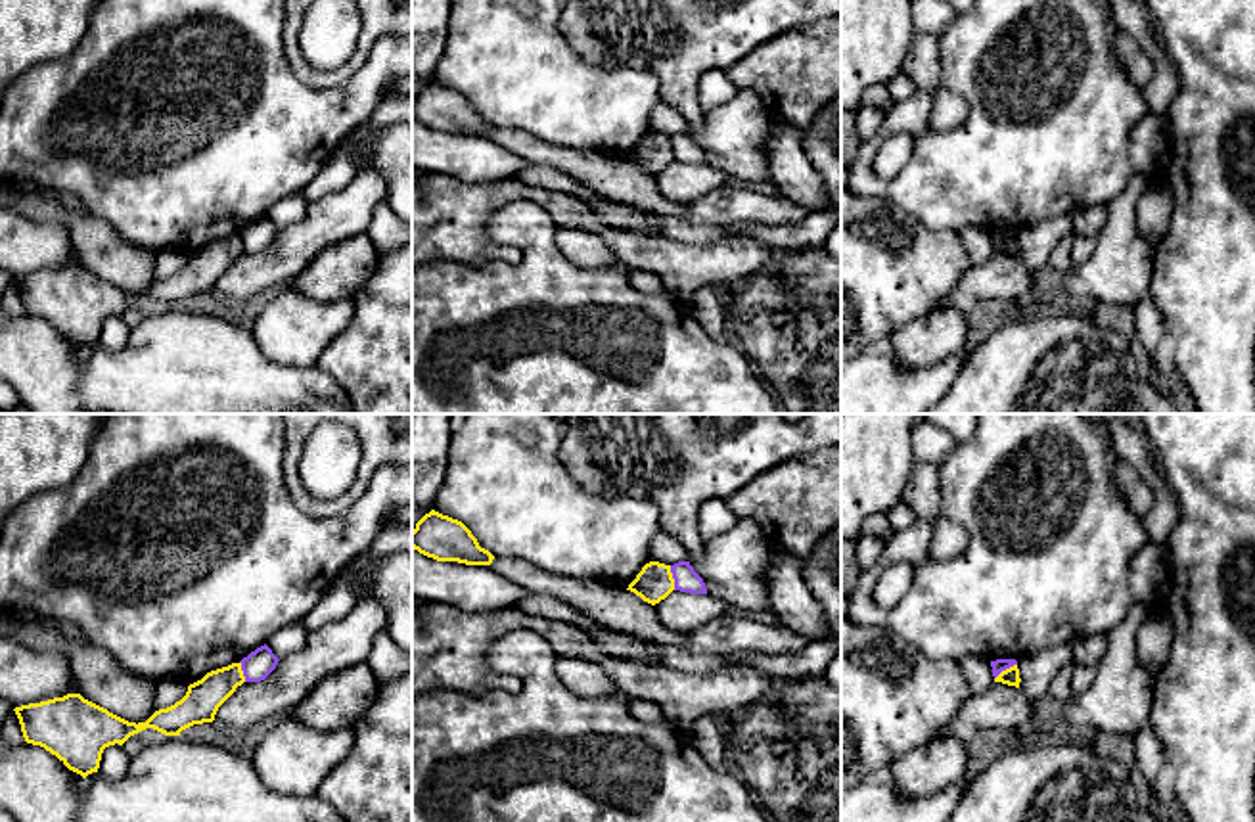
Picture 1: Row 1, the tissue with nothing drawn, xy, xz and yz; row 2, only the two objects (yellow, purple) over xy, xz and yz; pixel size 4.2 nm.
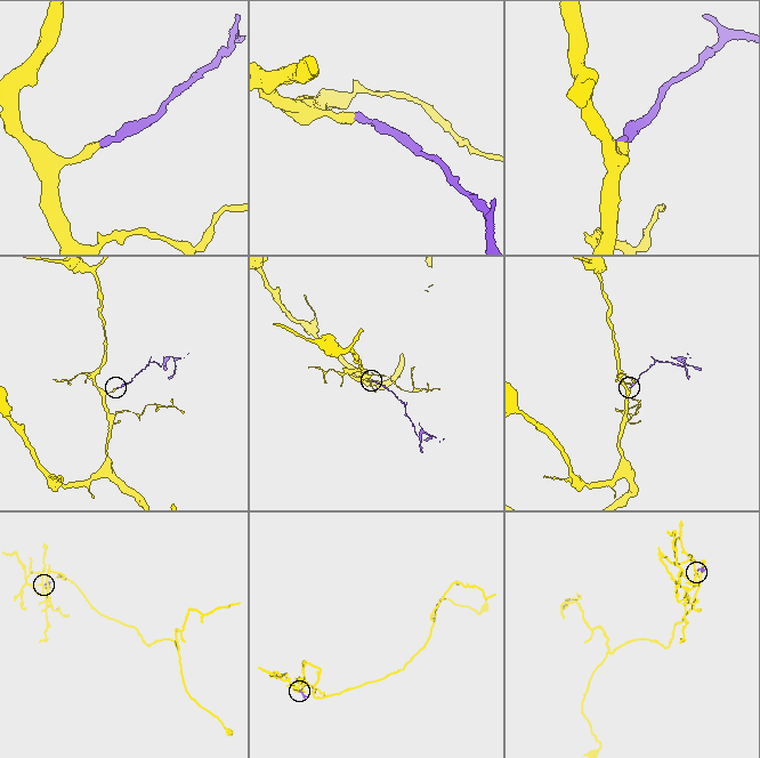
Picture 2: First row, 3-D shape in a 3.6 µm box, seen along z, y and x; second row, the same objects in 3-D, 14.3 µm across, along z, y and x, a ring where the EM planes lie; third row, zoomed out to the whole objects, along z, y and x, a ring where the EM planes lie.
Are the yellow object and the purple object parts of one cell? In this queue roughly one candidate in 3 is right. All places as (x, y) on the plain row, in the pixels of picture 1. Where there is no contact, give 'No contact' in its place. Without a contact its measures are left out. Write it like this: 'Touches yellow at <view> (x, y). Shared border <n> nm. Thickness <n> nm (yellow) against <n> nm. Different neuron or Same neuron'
Touches yellow at xz (671, 148). Shared border 110 nm. Thickness 160 nm (yellow) against 100 nm. Different neuron

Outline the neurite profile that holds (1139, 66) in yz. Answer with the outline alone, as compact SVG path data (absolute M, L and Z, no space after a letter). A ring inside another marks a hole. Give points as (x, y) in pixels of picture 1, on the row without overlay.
M1117 31L1115 52L1127 69L1129 79L1136 86L1144 88L1153 75L1153 61L1144 52L1144 48L1127 31Z

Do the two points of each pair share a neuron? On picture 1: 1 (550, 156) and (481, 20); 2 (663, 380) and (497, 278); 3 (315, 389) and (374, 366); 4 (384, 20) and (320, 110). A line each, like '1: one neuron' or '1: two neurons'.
1: two neurons
2: one neuron
3: two neurons
4: two neurons

